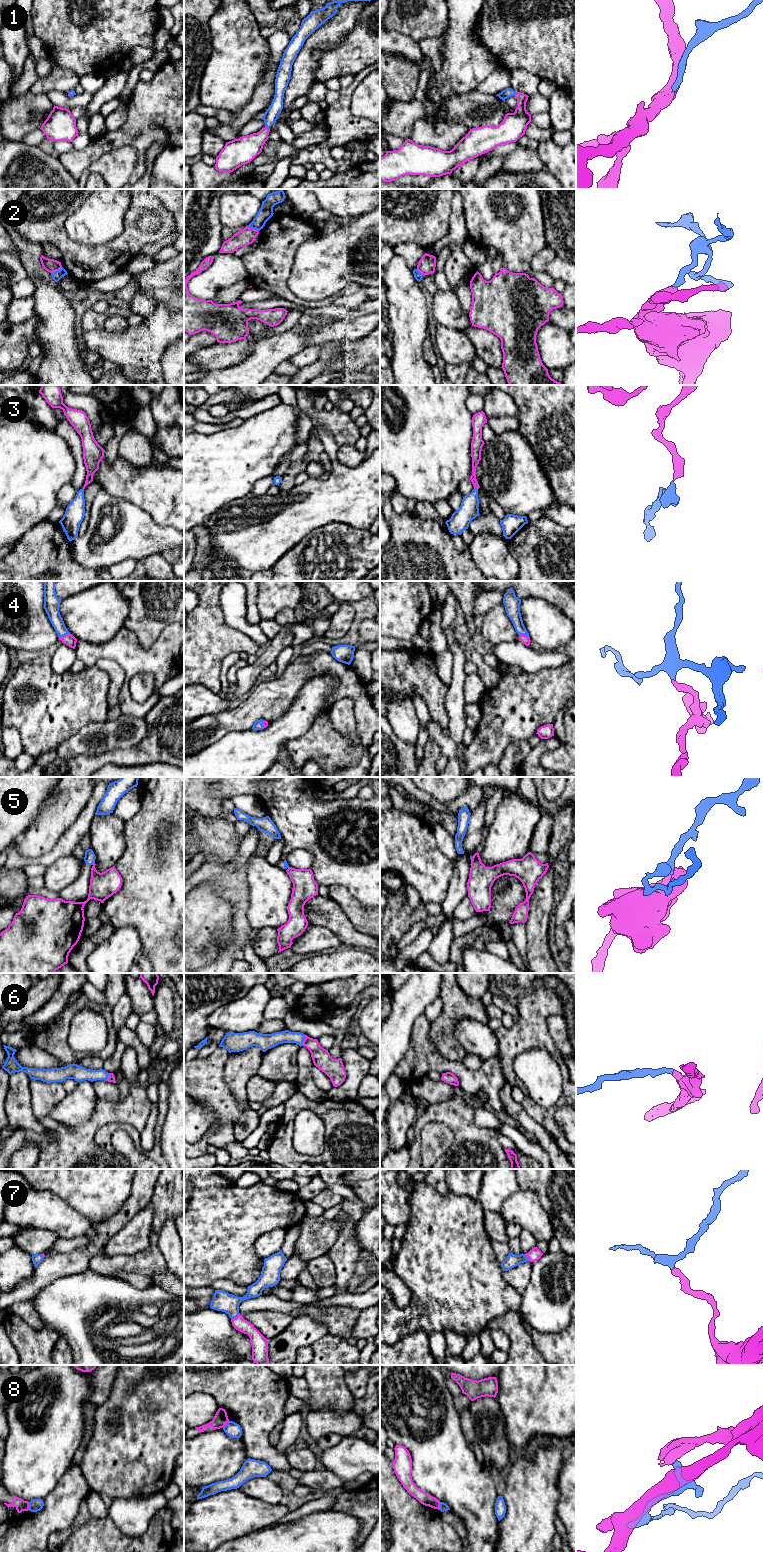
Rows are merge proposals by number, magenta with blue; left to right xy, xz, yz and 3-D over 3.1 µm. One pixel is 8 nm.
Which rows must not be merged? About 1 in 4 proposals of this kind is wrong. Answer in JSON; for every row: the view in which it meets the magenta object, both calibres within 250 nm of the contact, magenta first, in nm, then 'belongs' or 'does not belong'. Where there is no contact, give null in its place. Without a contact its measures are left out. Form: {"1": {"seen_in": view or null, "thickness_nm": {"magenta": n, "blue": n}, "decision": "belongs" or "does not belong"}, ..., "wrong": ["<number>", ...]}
{"1": {"seen_in": "xz", "thickness_nm": {"magenta": 200, "blue": 110}, "decision": "belongs"}, "2": {"seen_in": "xy", "thickness_nm": {"magenta": 110, "blue": 70}, "decision": "does not belong"}, "3": {"seen_in": "yz", "thickness_nm": {"magenta": 80, "blue": 150}, "decision": "belongs"}, "4": {"seen_in": "xy", "thickness_nm": {"magenta": 90, "blue": 110}, "decision": "belongs"}, "5": {"seen_in": "yz", "thickness_nm": {"magenta": 200, "blue": 20}, "decision": "does not belong"}, "6": {"seen_in": "xz", "thickness_nm": {"magenta": 150, "blue": 110}, "decision": "belongs"}, "7": {"seen_in": "xz", "thickness_nm": {"magenta": 120, "blue": 160}, "decision": "belongs"}, "8": {"seen_in": "xy", "thickness_nm": {"magenta": 90, "blue": 100}, "decision": "does not belong"}, "wrong": ["2", "5", "8"]}

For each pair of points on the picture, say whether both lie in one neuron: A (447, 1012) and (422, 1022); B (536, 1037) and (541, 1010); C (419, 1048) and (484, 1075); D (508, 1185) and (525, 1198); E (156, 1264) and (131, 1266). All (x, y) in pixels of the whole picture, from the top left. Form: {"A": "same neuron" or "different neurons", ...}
{"A": "different neurons", "B": "same neuron", "C": "same neuron", "D": "different neurons", "E": "same neuron"}

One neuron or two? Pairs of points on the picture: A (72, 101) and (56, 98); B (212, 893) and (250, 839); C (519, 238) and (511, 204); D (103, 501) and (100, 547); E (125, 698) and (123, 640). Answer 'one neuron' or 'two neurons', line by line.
A: one neuron
B: two neurons
C: one neuron
D: one neuron
E: one neuron

